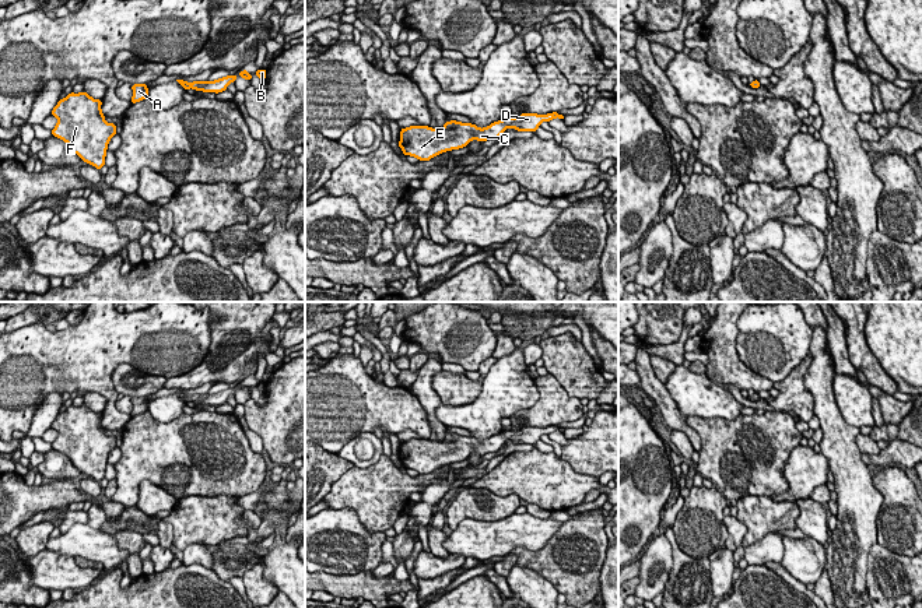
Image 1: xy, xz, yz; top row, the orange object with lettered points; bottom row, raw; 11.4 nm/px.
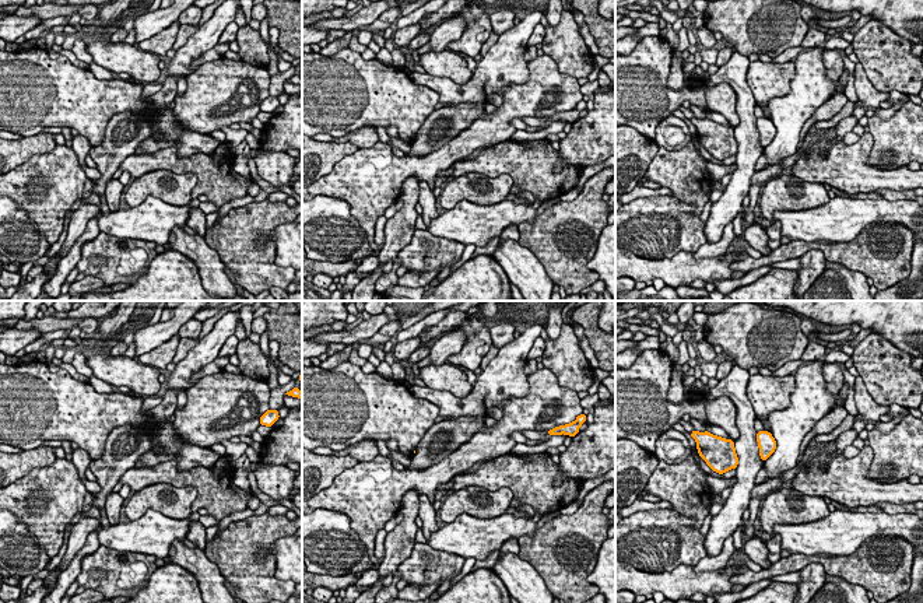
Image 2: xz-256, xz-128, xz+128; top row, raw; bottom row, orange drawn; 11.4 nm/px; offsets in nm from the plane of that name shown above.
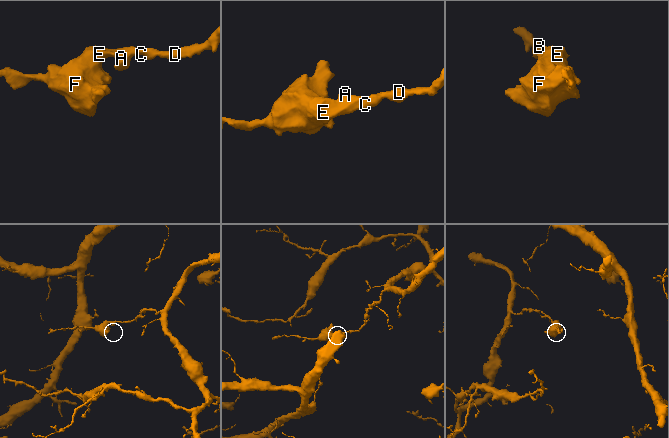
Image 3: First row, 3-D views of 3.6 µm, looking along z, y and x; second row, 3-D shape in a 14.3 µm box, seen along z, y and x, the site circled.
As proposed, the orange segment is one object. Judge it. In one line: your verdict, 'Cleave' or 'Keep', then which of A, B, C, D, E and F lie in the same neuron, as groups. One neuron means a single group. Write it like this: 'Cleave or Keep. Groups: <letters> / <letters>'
Keep. Groups: A B C D E F

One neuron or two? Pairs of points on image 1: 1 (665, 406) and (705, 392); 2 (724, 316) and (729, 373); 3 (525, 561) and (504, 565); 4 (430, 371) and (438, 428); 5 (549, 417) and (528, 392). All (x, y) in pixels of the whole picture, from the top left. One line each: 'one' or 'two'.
1: two
2: one
3: two
4: one
5: two

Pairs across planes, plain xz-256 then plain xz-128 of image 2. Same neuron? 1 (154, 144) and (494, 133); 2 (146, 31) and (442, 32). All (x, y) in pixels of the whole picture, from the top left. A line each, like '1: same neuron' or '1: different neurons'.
1: same neuron
2: same neuron

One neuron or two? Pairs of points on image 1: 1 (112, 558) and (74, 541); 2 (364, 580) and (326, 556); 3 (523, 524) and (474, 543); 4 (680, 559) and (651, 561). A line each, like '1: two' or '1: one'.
1: one
2: two
3: one
4: two

